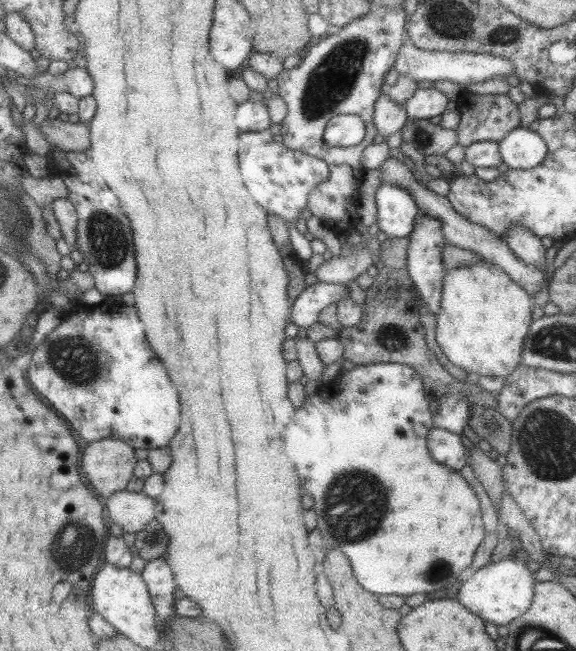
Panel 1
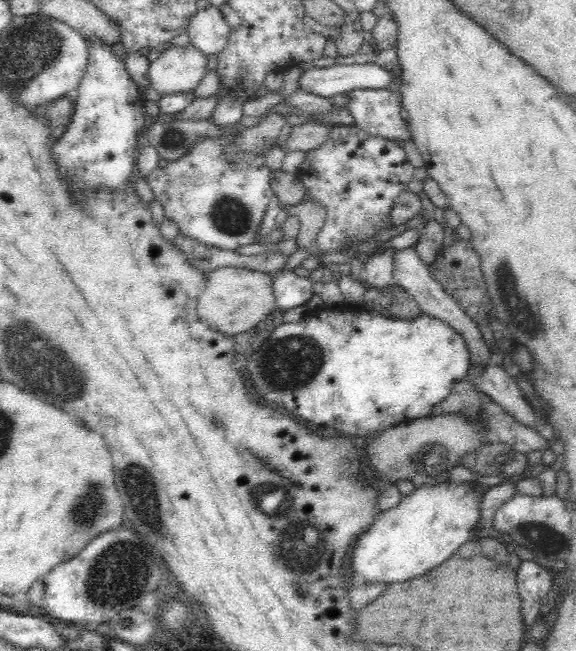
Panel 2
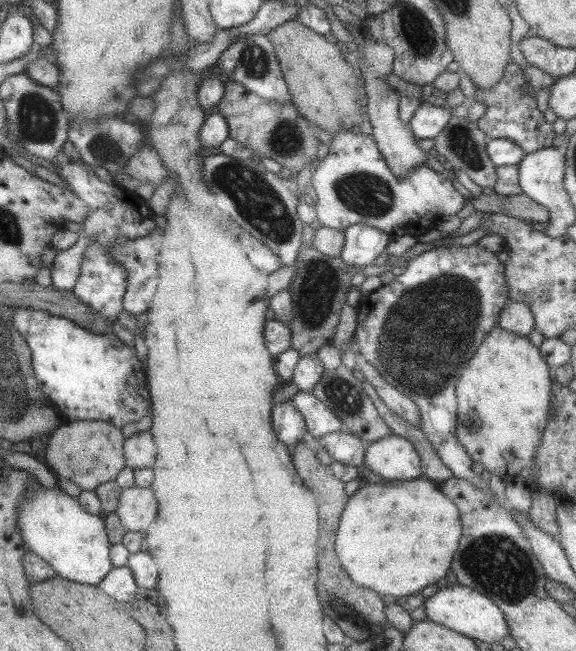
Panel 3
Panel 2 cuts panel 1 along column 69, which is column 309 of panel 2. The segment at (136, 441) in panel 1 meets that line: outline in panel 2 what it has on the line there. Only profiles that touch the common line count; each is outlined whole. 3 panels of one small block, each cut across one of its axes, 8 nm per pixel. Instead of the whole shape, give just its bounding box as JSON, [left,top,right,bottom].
[242,307,471,440]

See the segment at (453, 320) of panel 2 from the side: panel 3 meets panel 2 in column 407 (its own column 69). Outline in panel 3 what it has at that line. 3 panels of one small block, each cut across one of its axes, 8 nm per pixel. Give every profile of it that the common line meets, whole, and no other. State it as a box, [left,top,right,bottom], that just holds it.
[52,234,94,293]

